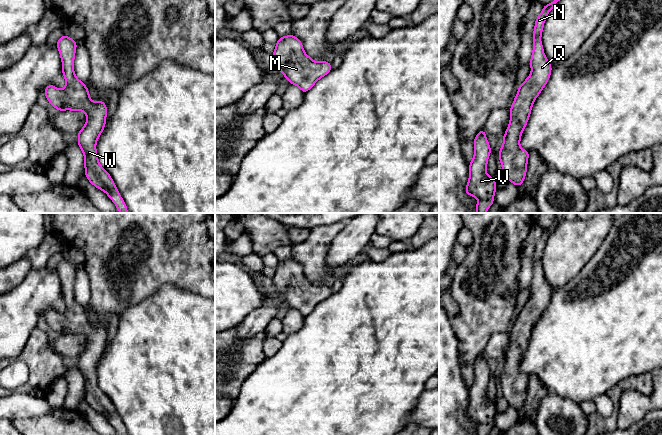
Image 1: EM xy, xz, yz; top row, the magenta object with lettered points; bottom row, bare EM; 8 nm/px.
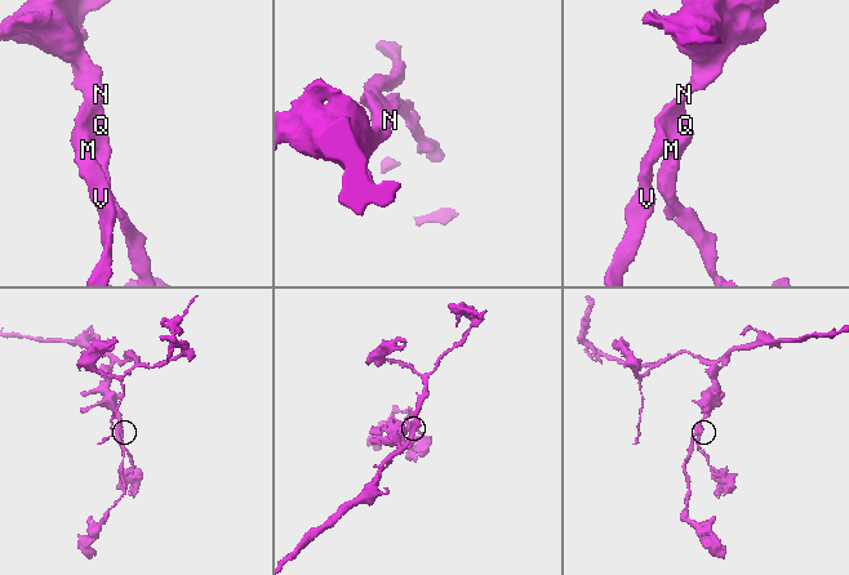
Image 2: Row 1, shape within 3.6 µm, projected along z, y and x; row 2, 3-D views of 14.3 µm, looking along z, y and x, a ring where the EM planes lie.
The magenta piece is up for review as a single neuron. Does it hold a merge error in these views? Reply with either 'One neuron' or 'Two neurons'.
One neuron

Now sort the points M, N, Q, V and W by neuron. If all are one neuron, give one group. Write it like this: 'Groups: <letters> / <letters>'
Groups: M N Q V W

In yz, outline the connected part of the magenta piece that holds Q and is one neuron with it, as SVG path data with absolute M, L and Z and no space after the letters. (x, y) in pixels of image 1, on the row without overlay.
M555 213L556 222L544 229L535 245L533 255L533 275L530 283L531 297L518 310L518 316L510 331L510 346L498 376L502 396L508 404L519 411L525 403L529 376L520 371L521 359L527 349L533 327L549 305L552 290L545 280L541 266L542 254L548 237L565 220L564 213Z

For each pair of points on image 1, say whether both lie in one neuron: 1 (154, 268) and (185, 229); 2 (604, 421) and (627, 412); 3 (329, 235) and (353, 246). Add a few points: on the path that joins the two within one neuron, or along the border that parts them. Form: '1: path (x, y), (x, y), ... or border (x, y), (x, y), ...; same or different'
1: path (165, 262), (185, 240); same
2: border (622, 393), (617, 407), (616, 424); different
3: border (347, 223), (332, 241), (325, 259); different

